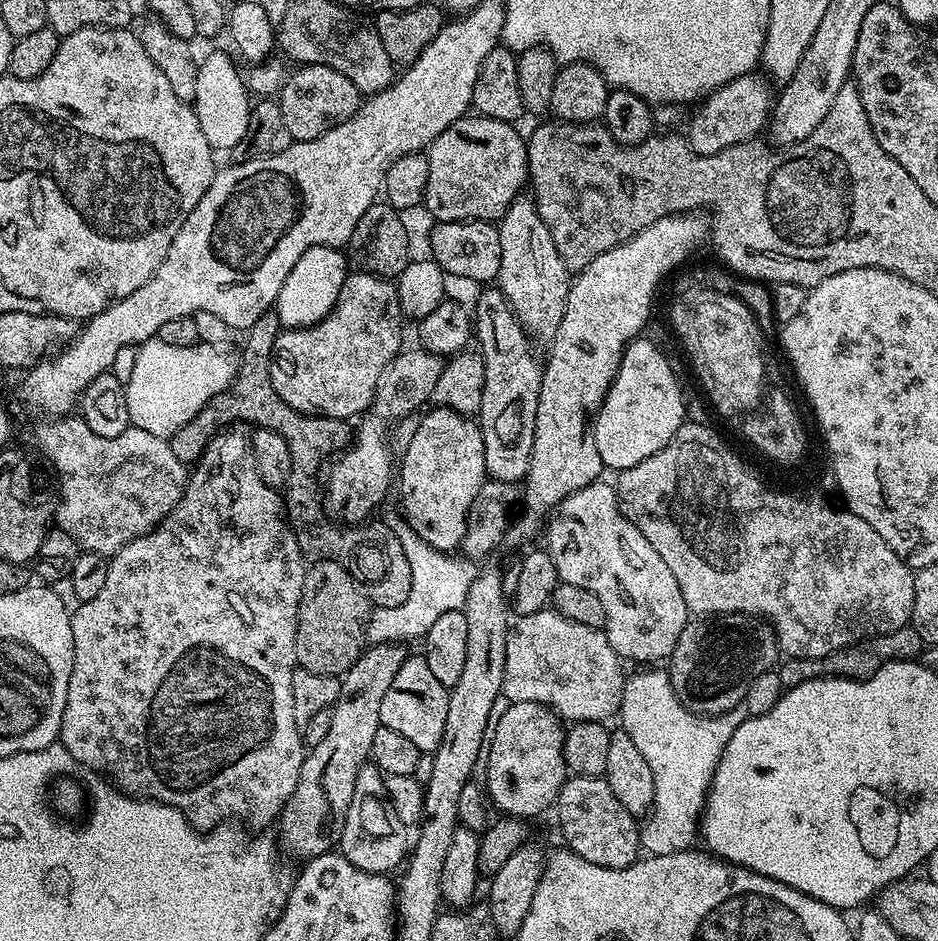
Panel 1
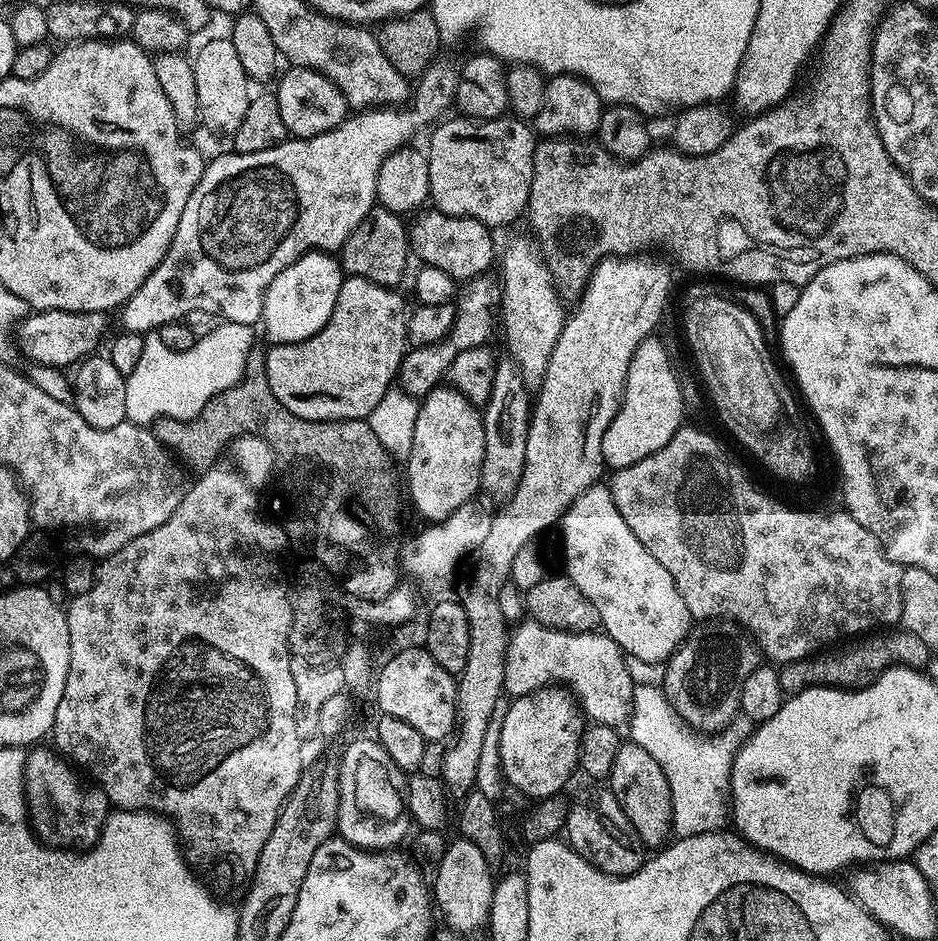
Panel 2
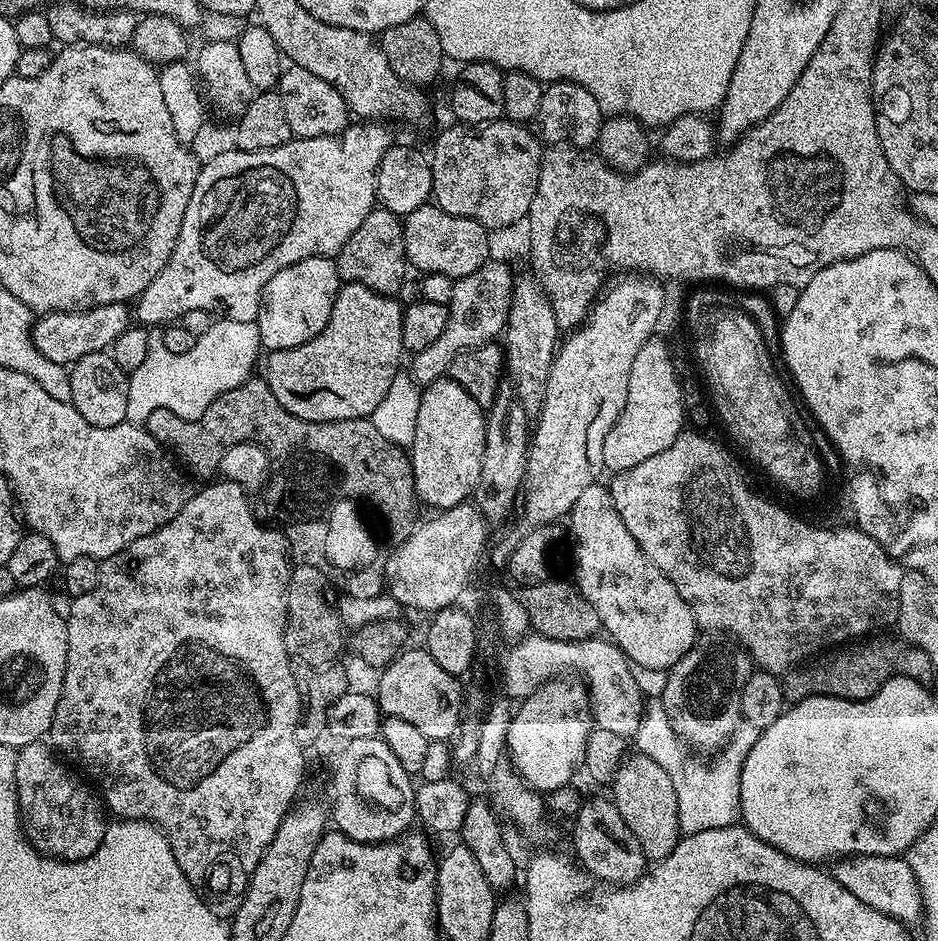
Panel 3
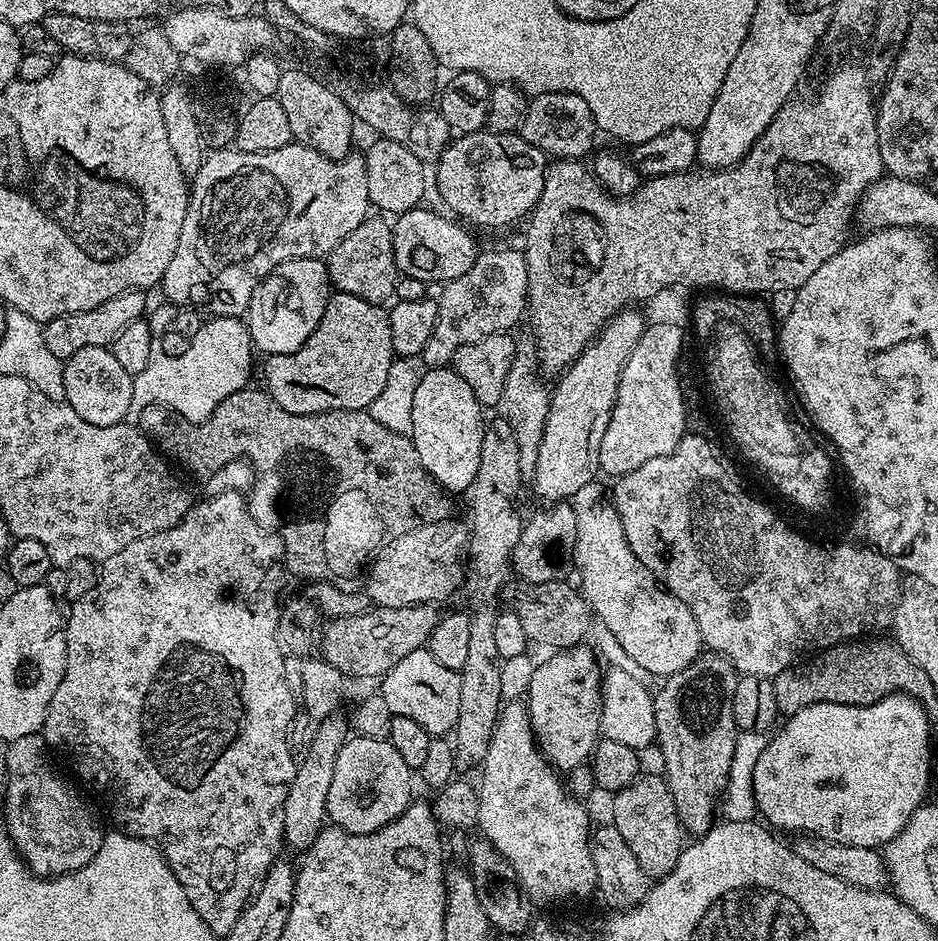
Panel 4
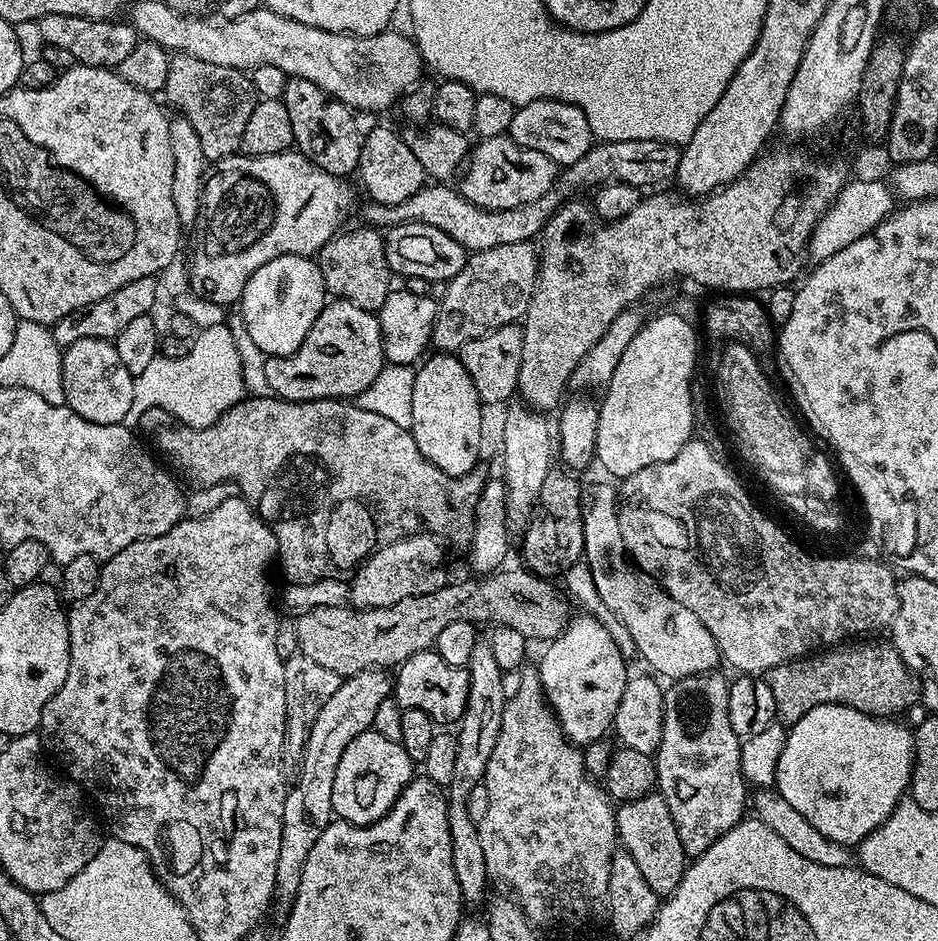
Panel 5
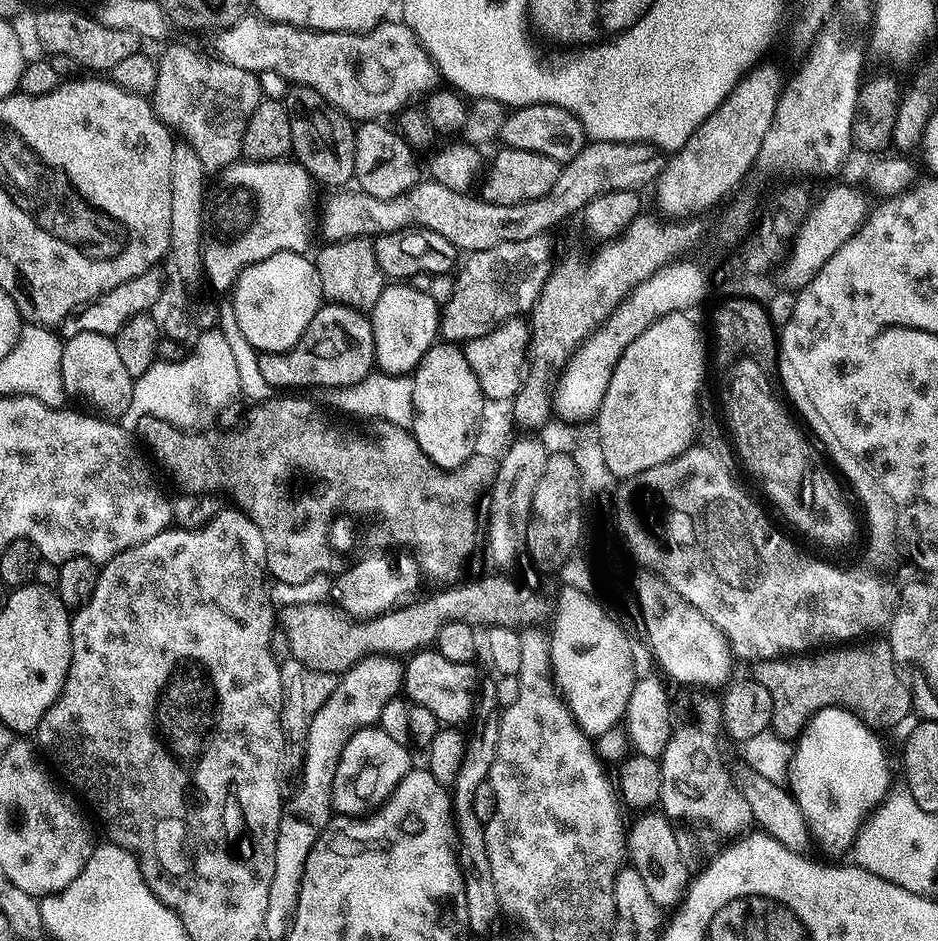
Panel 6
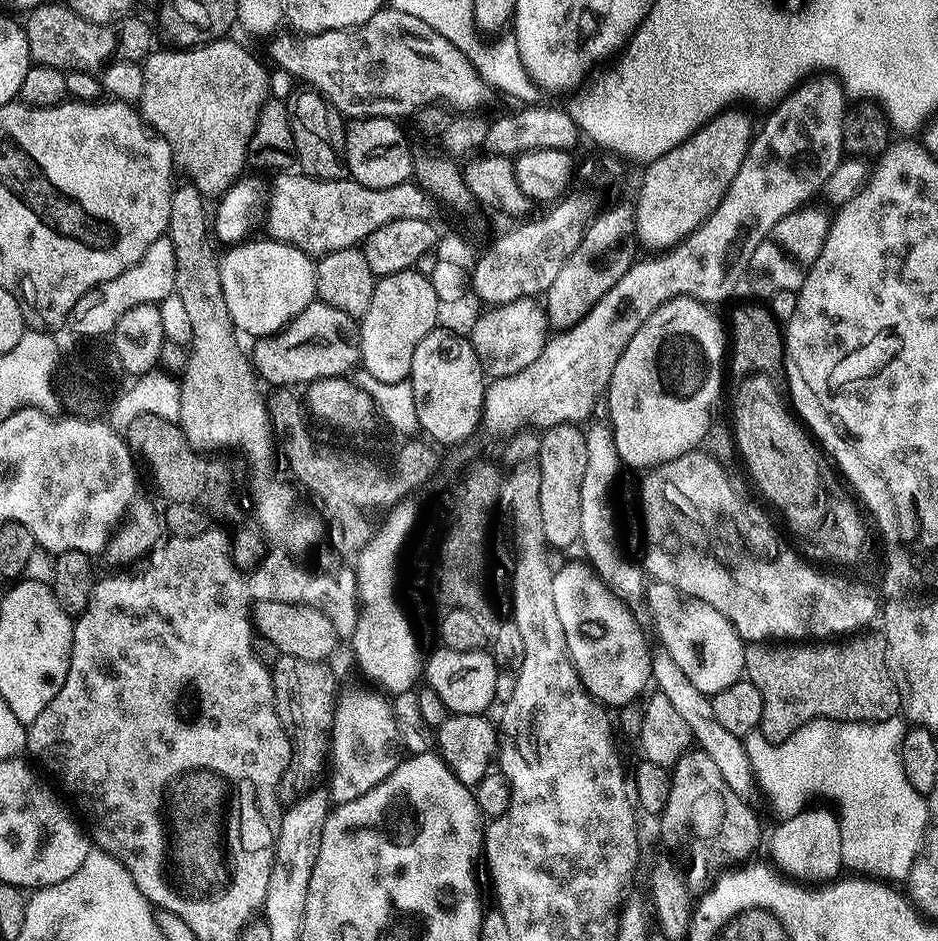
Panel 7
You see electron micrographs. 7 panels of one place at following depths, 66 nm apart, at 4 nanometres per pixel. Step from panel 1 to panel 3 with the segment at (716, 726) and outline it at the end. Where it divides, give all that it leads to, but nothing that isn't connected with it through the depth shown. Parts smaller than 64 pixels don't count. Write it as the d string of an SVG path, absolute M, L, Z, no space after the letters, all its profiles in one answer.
M649 703L645 707L634 743L640 747L637 748L639 755L654 758L654 762L658 762L658 766L662 766L666 774L670 774L670 782L674 782L674 790L678 794L678 822L684 836L693 836L701 832L709 823L708 812L716 816L719 812L737 811L740 802L740 768L744 764L746 754L754 746L757 735L757 729L747 726L737 728L728 743L719 749L713 768L695 768L694 765L688 764L687 758L684 757L685 749L676 733L672 731L672 724L664 712L663 703Z

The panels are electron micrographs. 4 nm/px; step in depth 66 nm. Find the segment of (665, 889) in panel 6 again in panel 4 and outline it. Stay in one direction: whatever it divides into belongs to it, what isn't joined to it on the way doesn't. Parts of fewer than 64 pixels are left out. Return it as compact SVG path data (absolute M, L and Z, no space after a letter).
M642 774L633 784L615 793L611 800L610 823L618 830L618 834L622 834L626 846L634 850L638 866L642 866L642 870L649 878L670 874L670 870L674 870L678 858L686 847L686 833L678 818L674 794L670 794L667 779L660 774L657 776Z

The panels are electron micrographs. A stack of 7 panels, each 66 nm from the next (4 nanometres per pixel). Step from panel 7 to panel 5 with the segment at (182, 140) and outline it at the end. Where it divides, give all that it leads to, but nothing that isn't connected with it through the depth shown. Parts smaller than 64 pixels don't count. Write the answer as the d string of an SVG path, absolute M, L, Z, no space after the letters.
M183 54L173 55L169 59L162 96L168 99L169 109L177 108L176 112L190 122L208 162L224 160L240 152L246 122L258 99L247 71L214 66L214 62L202 62Z

